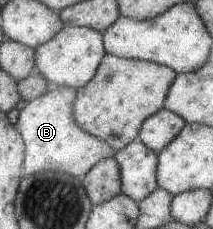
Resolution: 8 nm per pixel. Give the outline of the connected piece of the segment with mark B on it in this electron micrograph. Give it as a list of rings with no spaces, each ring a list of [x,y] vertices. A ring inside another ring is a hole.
[[[54,85],[46,94],[30,101],[19,111],[17,130],[25,142],[25,176],[41,170],[71,174],[82,181],[101,160],[116,157],[117,151],[101,138],[88,134],[77,124],[75,106],[78,90],[66,85]]]

